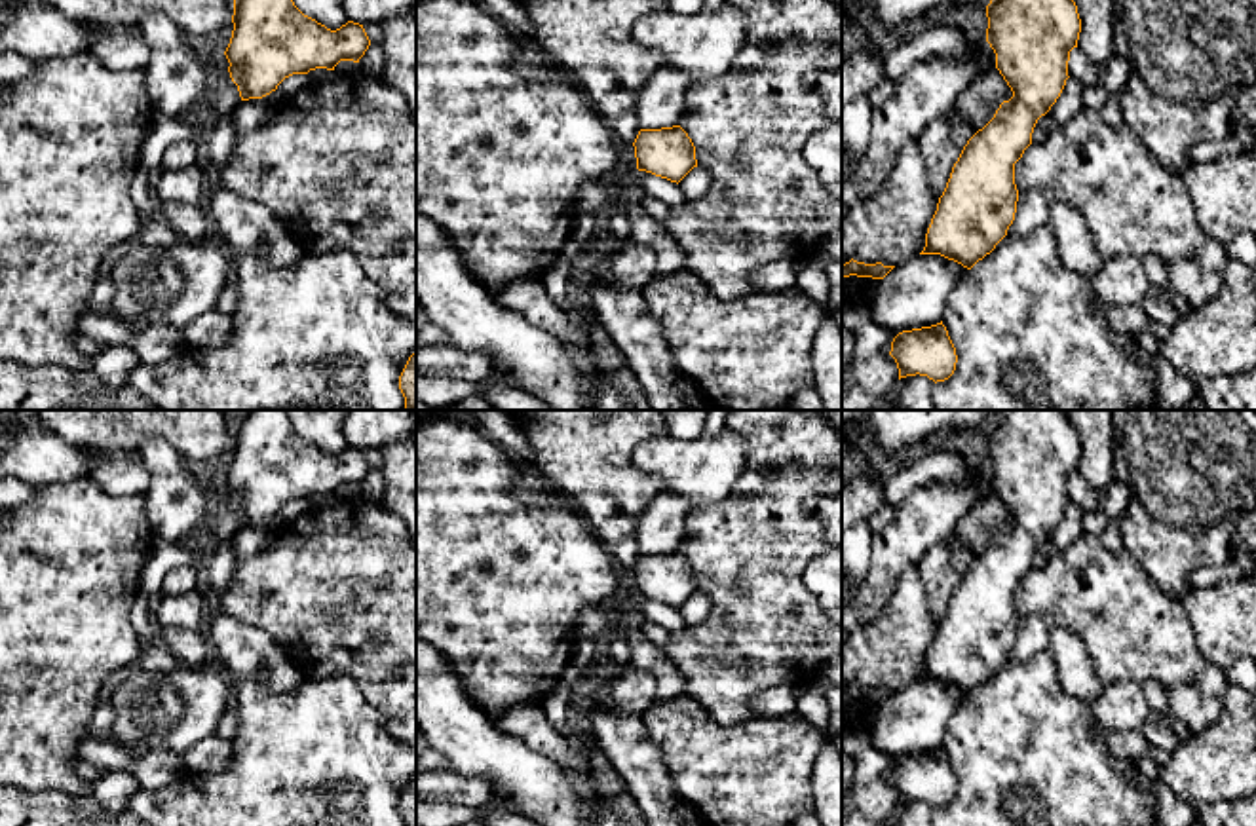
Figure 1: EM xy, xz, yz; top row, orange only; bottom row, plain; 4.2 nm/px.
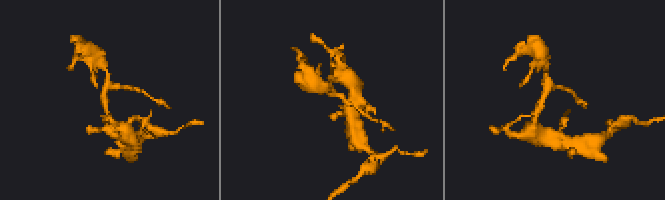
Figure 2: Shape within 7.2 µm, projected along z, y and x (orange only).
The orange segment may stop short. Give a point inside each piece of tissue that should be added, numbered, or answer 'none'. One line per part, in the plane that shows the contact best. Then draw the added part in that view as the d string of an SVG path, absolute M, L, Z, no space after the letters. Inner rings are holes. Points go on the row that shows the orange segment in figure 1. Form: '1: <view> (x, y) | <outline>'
none

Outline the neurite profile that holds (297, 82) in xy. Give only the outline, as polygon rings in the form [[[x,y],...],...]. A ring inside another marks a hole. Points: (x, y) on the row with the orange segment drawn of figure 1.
[[[293,74],[277,85],[277,91],[285,97],[285,101],[291,101],[308,85],[312,85],[312,78],[308,74]]]

